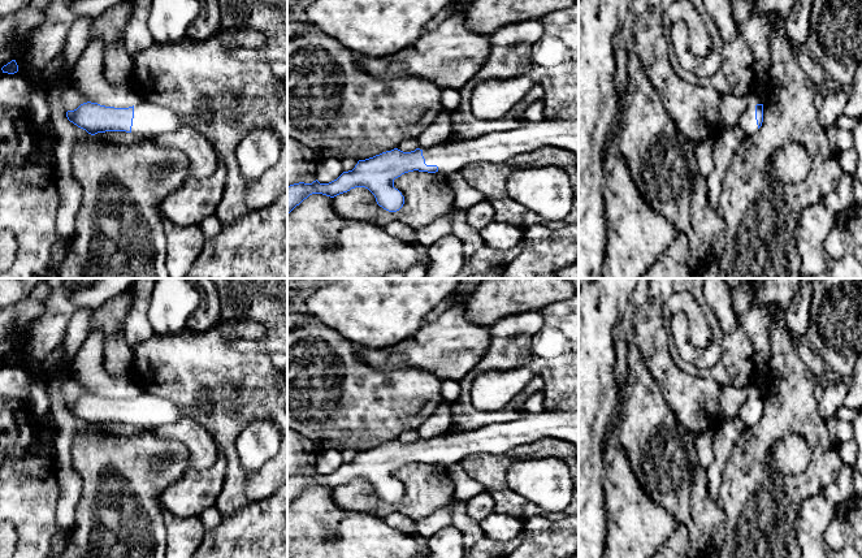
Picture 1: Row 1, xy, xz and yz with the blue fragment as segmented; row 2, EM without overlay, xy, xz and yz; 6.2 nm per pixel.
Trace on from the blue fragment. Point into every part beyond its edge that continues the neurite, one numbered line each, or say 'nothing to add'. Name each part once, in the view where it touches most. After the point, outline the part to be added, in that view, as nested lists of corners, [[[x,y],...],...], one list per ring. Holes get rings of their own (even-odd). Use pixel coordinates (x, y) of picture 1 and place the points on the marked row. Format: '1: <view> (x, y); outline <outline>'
1: xz (497, 147); outline [[[542,120],[523,122],[519,127],[495,131],[467,140],[454,140],[423,150],[426,165],[437,165],[438,173],[460,172],[467,164],[501,164],[512,156],[553,146],[568,150],[579,159],[579,120]]]

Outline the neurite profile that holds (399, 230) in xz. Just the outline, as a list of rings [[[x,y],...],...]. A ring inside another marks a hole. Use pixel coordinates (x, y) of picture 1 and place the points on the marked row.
[[[393,221],[384,228],[391,237],[403,241],[406,243],[415,245],[416,243],[416,229],[399,222]]]

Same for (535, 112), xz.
[[[537,100],[532,103],[527,109],[523,116],[524,122],[530,124],[530,122],[538,122],[545,120],[543,118],[543,101]]]

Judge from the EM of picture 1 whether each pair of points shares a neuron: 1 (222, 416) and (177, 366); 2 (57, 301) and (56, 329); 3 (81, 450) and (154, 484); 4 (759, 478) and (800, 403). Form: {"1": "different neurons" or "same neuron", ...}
{"1": "same neuron", "2": "same neuron", "3": "same neuron", "4": "same neuron"}

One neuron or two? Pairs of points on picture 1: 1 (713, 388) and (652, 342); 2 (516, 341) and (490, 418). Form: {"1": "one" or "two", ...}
{"1": "one", "2": "one"}

